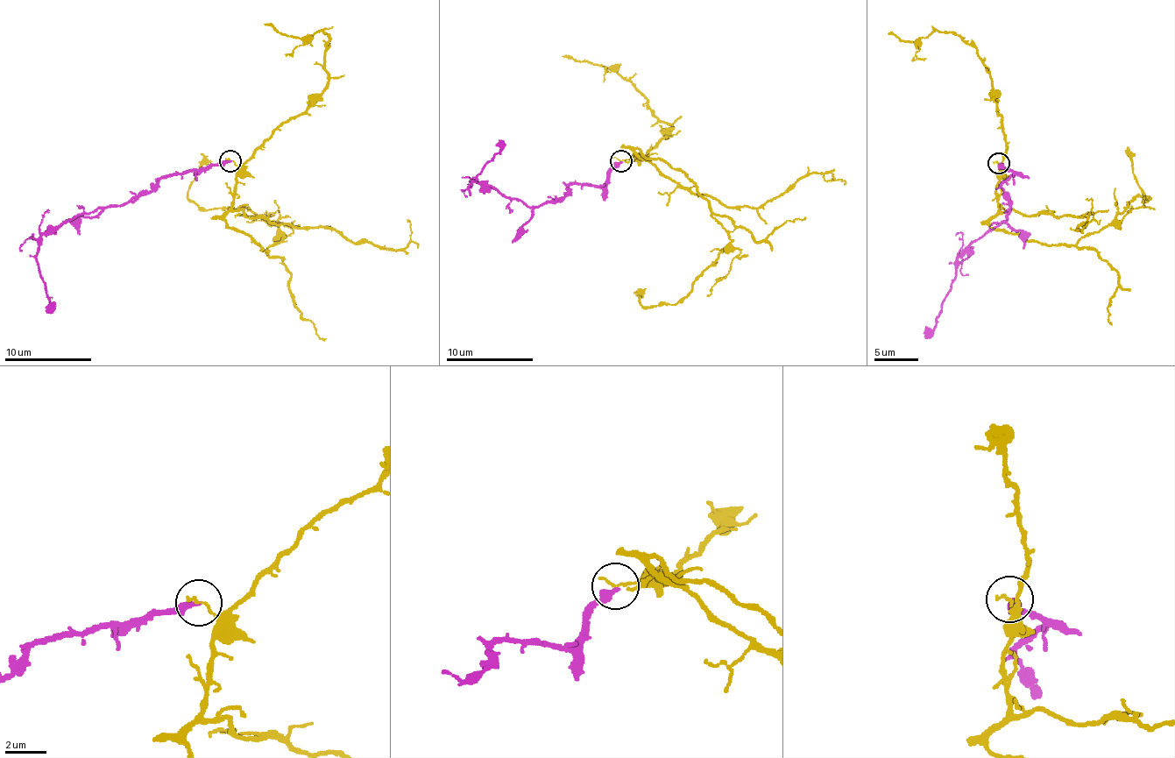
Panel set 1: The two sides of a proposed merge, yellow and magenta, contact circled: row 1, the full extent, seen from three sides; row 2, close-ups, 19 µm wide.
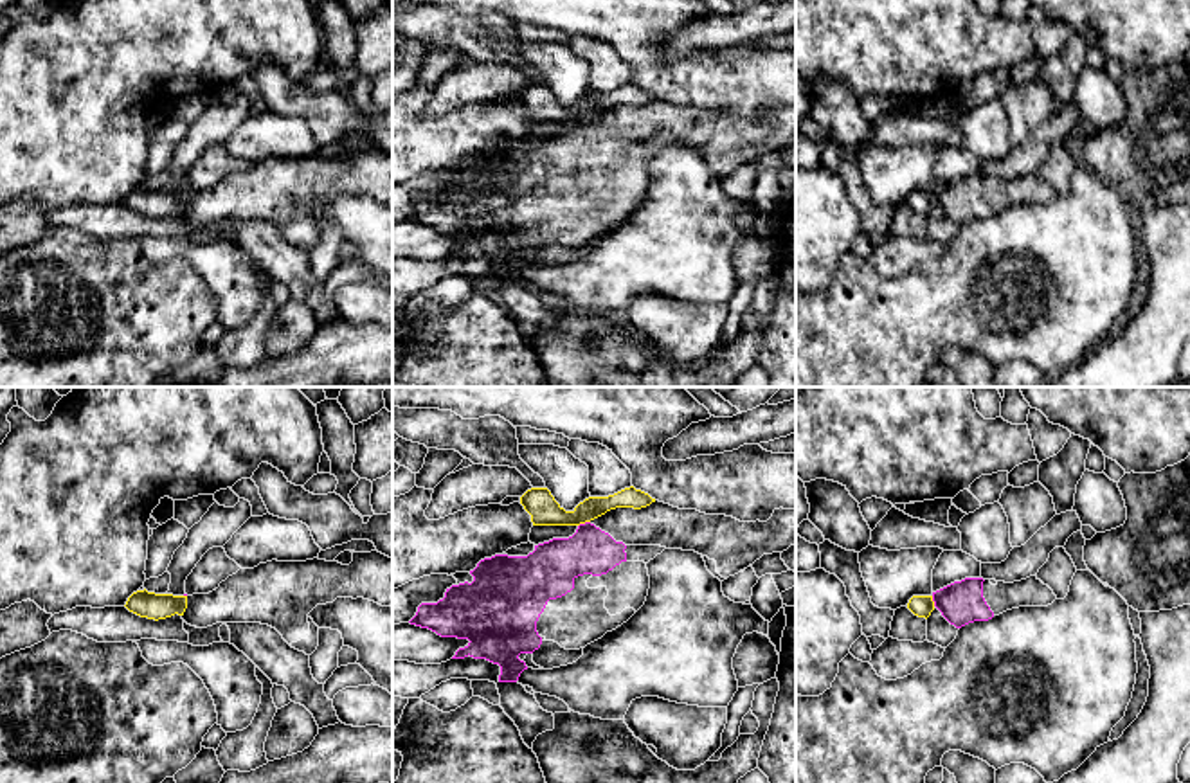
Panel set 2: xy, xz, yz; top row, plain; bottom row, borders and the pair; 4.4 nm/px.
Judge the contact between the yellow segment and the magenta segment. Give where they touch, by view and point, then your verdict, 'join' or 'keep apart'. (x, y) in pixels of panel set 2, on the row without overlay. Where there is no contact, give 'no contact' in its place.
xz (584, 119) | keep apart

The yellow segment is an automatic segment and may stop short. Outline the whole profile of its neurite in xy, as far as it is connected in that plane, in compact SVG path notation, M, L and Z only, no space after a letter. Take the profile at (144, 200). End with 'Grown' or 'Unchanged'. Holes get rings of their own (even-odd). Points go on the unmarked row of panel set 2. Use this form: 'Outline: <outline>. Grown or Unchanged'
Outline: M144 185L133 189L124 203L140 214L158 218L175 211L184 212L187 205L187 193L155 191Z. Unchanged

